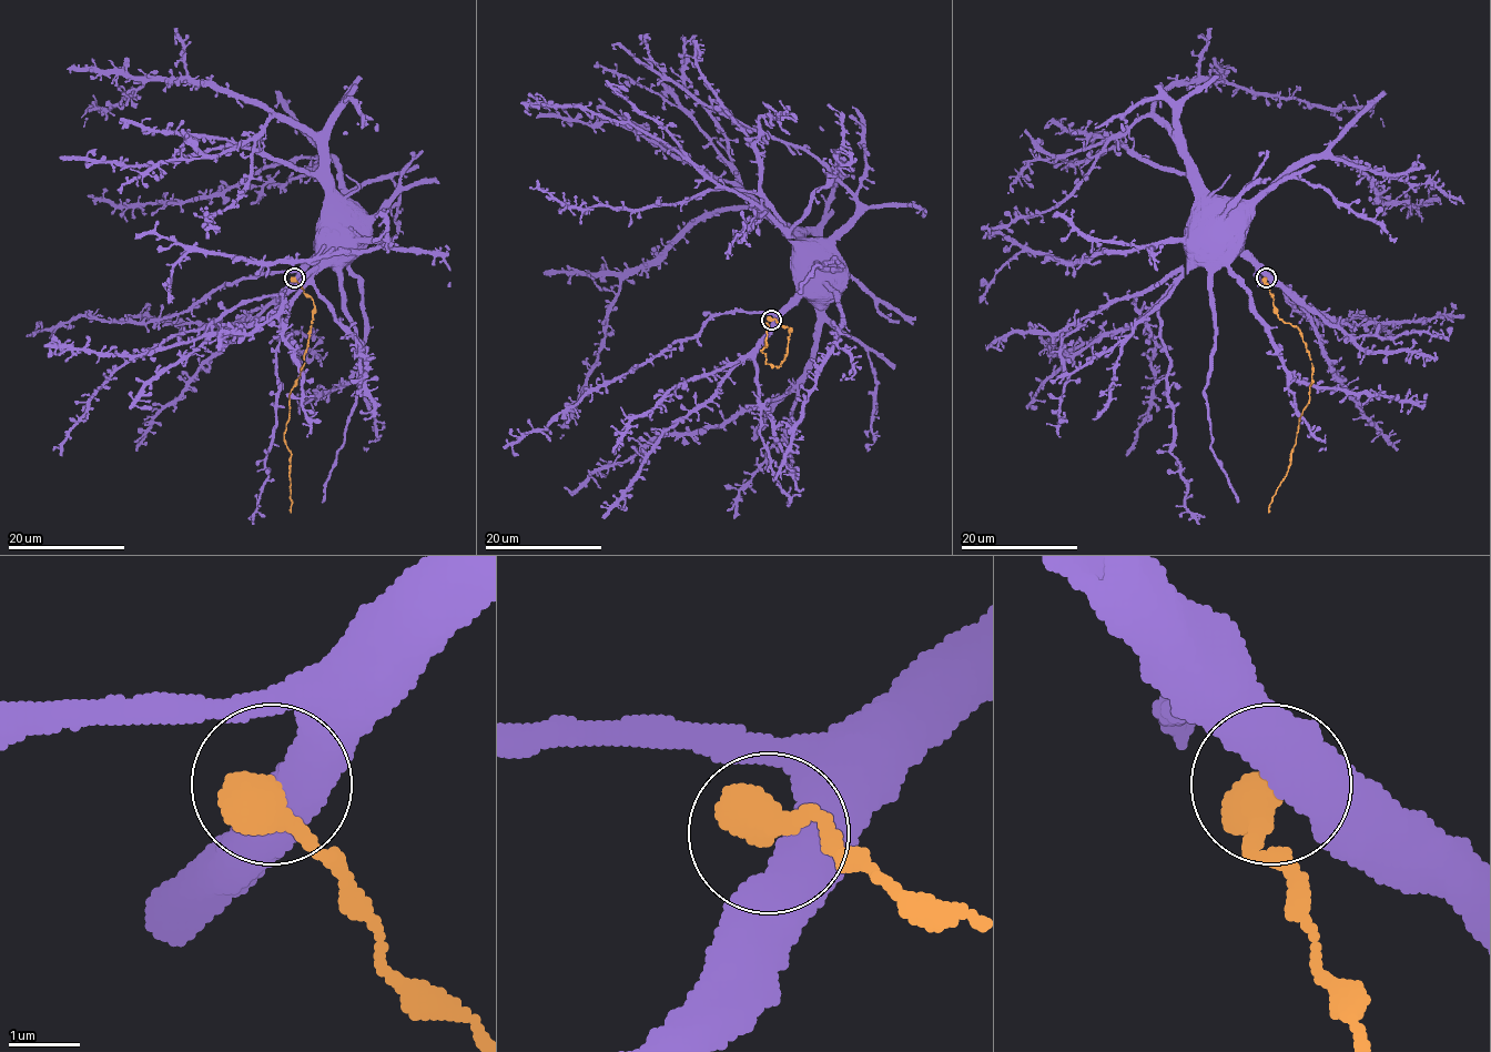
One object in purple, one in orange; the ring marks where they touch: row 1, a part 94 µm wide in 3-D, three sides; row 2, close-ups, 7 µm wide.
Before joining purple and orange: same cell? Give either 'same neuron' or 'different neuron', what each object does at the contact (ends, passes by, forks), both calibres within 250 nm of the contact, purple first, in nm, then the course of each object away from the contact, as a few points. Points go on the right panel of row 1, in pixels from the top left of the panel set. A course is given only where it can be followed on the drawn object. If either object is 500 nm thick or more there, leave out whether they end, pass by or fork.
same neuron; 500 nm thick on the purple side, 600 nm on the other; purple runs (1266, 276), (1199, 196), (1199, 174), (1154, 102), (1173, 86), (1225, 80), (1324, 108), (1369, 108), (1385, 127); orange runs (1266, 277), (1275, 312), (1298, 327), (1312, 364), (1309, 403), (1299, 418), (1290, 466), (1273, 496), (1268, 513)

